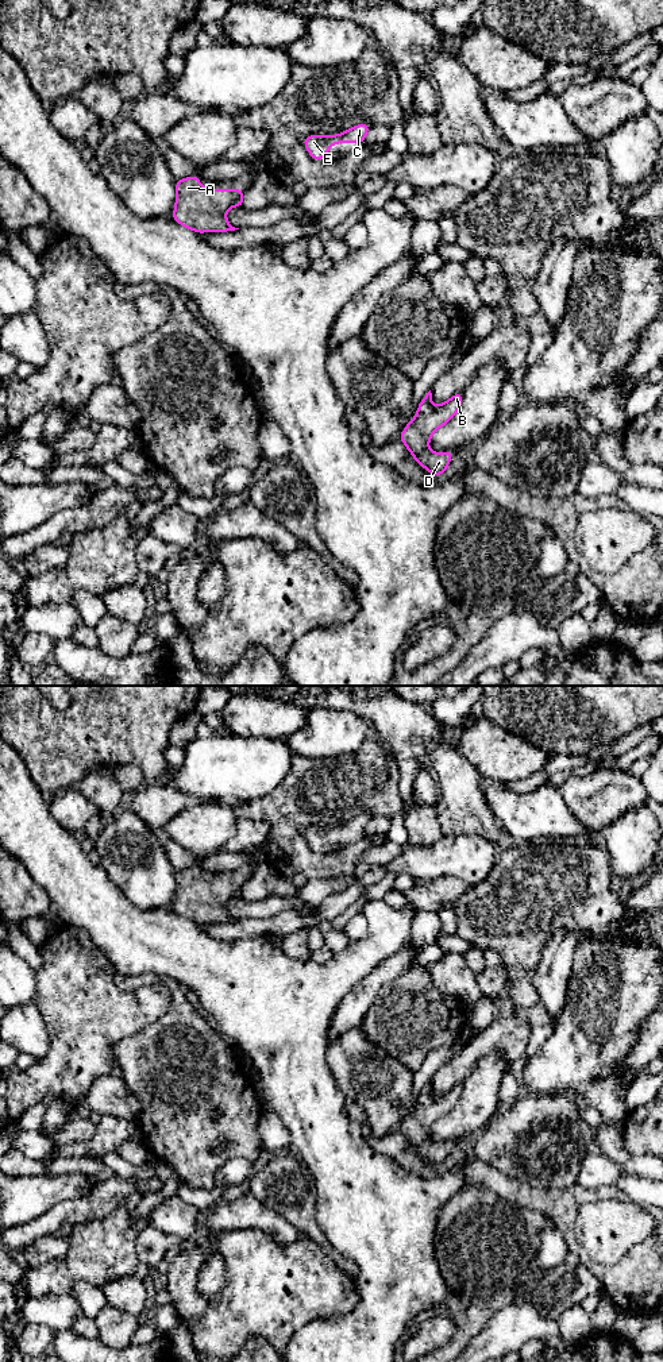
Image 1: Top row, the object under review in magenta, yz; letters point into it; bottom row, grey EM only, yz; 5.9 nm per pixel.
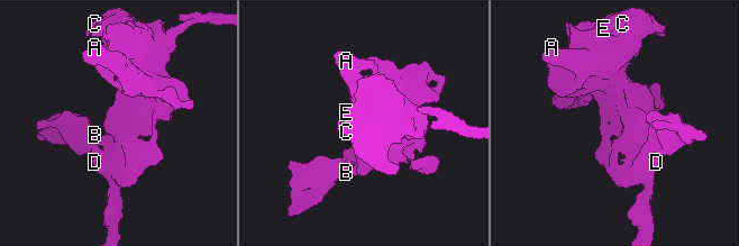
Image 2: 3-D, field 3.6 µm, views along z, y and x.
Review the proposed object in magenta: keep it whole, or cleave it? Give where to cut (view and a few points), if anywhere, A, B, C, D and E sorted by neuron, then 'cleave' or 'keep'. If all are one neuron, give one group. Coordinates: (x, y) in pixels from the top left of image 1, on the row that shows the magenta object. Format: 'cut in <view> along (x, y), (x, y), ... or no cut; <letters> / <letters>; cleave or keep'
no cut; A B C D E; keep

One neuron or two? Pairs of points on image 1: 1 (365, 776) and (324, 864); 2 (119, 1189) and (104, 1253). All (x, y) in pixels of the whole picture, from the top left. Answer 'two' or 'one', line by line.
1: one
2: two

